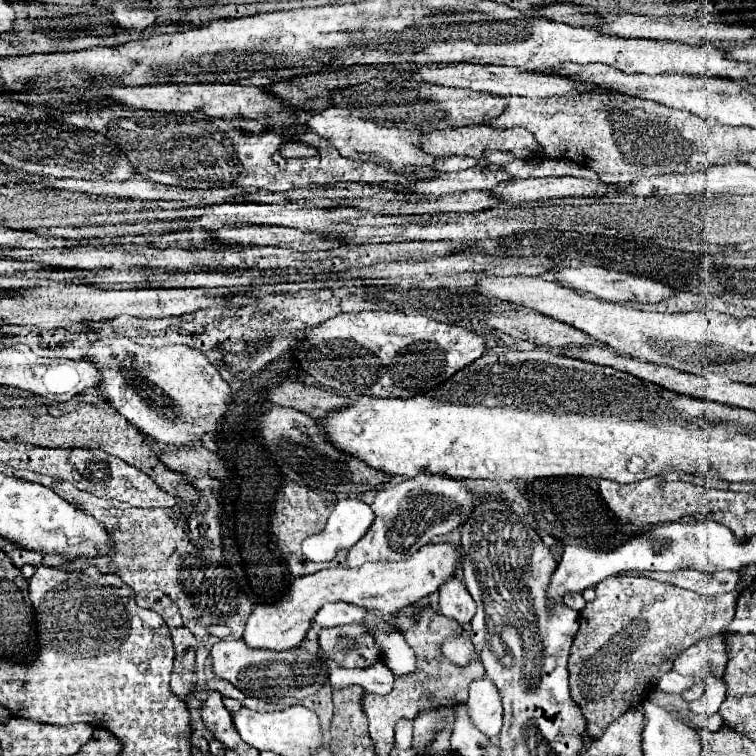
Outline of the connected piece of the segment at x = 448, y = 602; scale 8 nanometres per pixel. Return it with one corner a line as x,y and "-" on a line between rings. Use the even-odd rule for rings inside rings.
458,575
450,577
440,589
438,589
438,603
440,603
440,613
448,615
452,619
456,619
460,625
468,625
476,605
468,595
468,589
464,587
464,583
460,581

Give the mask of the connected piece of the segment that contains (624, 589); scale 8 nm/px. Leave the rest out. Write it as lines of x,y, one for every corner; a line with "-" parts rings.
614,575
600,581
596,599
580,611
580,629
568,663
570,691
588,719
590,737
600,737
616,717
640,705
682,651
720,635
734,619
738,597
738,591
698,595
664,581
634,575

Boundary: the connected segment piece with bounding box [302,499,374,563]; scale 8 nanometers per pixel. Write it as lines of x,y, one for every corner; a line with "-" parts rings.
342,499
328,517
324,531
304,539
302,551
308,561
330,563
340,549
350,549
372,525
372,509
358,499

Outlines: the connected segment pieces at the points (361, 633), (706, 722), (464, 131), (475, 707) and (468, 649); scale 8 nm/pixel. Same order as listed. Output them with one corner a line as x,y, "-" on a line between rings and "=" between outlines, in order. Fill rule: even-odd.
340,625
322,629
318,635
320,653
340,667
368,667
380,659
370,629
362,625
=
714,713
714,715
708,715
708,717
698,715
696,723
700,723
702,729
710,729
710,731
720,731
724,727
724,719
722,719
720,713
=
474,125
474,127
452,127
452,129
434,129
430,133
424,133
420,137
418,147
428,155
468,155
482,159
484,149
500,149
500,151
512,151
514,155
532,155
540,157
544,155
542,147
534,141
532,133
520,127
514,129
492,129
488,125
=
482,677
470,683
470,697
466,701
472,723
486,735
496,737
502,729
502,699
492,679
=
464,629
458,635
450,635
448,639
444,639
442,653
450,663
454,663
458,667
466,667
466,665
470,665
472,661
476,661
480,657
474,643
472,643
472,639
470,639
468,629

